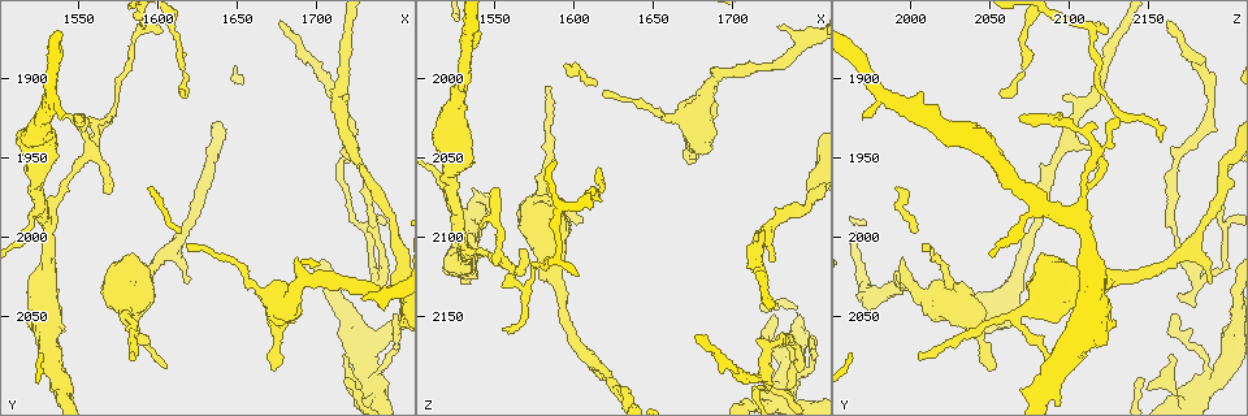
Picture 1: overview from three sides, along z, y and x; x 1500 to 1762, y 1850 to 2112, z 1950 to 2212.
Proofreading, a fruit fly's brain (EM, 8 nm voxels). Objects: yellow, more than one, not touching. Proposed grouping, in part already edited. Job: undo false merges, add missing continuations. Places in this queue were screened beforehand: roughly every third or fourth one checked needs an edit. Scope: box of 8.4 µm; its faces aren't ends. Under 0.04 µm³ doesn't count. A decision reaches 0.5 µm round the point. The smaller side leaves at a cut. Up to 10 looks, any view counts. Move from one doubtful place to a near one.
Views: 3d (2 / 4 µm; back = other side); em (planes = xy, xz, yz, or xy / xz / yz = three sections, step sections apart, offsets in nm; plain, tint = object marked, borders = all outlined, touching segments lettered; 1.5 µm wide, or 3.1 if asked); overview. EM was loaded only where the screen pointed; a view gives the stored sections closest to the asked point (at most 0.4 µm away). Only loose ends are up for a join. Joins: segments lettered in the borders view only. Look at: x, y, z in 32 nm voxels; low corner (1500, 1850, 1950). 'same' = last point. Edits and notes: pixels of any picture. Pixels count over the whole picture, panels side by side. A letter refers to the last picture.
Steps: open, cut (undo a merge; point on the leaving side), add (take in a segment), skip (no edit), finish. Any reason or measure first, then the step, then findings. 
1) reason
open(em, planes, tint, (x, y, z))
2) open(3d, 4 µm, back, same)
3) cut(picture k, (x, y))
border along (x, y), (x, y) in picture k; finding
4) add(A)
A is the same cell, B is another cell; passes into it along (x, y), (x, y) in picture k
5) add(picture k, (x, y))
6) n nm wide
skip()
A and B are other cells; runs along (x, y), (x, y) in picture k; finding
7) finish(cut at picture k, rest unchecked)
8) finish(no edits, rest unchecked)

tapers out
open(3d, 2 µm, (1604, 1868, 2122))

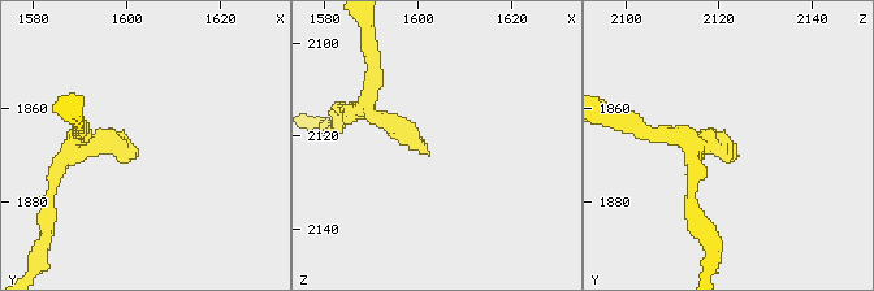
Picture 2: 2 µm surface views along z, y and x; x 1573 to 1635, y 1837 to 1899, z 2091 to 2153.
need the tissue
open(em, yz, step 8, borders, (1603, 1870, 2123))

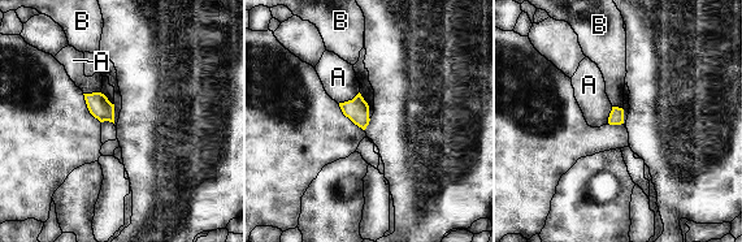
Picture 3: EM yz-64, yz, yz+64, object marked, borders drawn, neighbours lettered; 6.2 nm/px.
open(em, xz, step 4, borders, same)

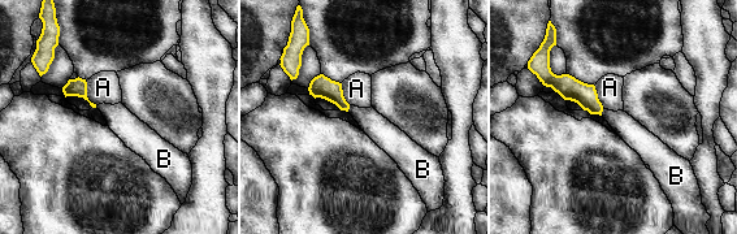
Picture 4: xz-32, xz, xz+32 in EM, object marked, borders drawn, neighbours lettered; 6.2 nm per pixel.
skip()
A and B are other cells; runs along (547, 78), (579, 91), (598, 111) in picture 4; none of them fits

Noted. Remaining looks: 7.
free end
open(em, xz, step 4, borders, (1614, 1910, 2058))

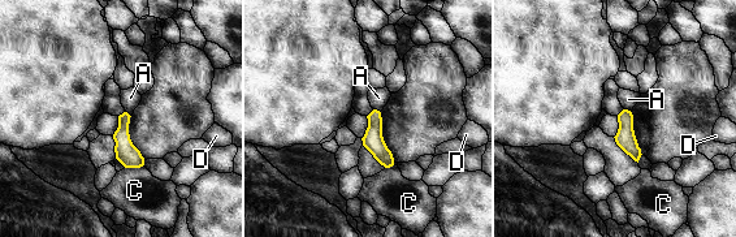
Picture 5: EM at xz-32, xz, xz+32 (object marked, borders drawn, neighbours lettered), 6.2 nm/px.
another direction
open(em, planes, borders, same)

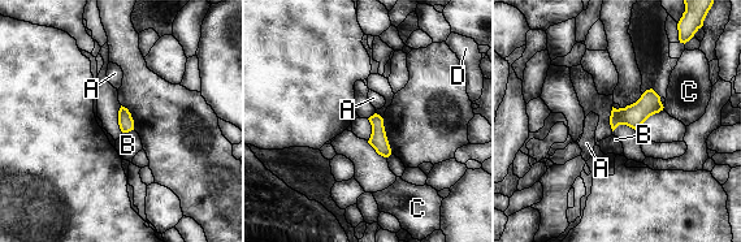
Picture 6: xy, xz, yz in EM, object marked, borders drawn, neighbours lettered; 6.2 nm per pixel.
100 nm wide
skip()
A, B, C and D are other cells; border along (133, 129), (122, 133) in picture 6; no lettered segment goes on from it

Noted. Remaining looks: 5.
branch stops here
open(3d, 2 µm, (1584, 2076, 2004))

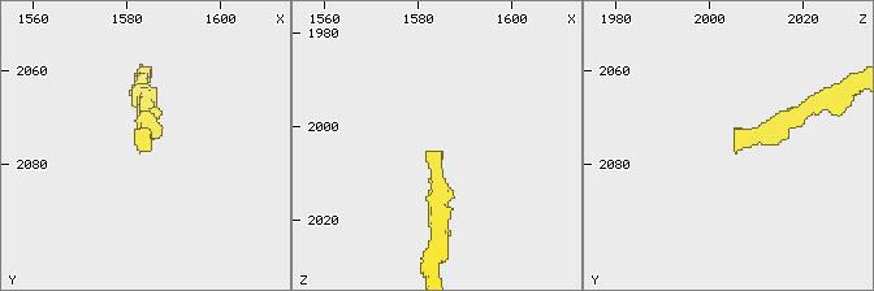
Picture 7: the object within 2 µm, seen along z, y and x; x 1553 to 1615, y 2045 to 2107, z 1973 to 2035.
open(em, yz, step 4, tint, (1584, 2077, 2005))

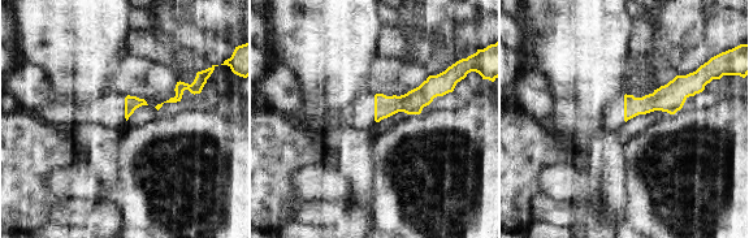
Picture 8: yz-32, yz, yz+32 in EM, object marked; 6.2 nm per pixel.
open(em, yz, step 4, borders, same)

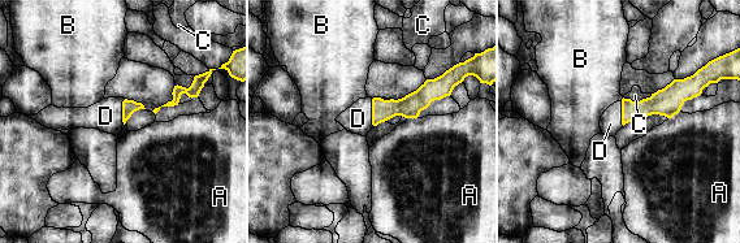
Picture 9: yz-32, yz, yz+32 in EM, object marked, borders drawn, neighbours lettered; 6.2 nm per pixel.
add(D)
D is the same cell, A, B and C are other cells; passes into it along (409, 107), (372, 113), (358, 118) in picture 9; the cell continues

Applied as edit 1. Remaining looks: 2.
finish(add at picture 9, rest unchecked)

